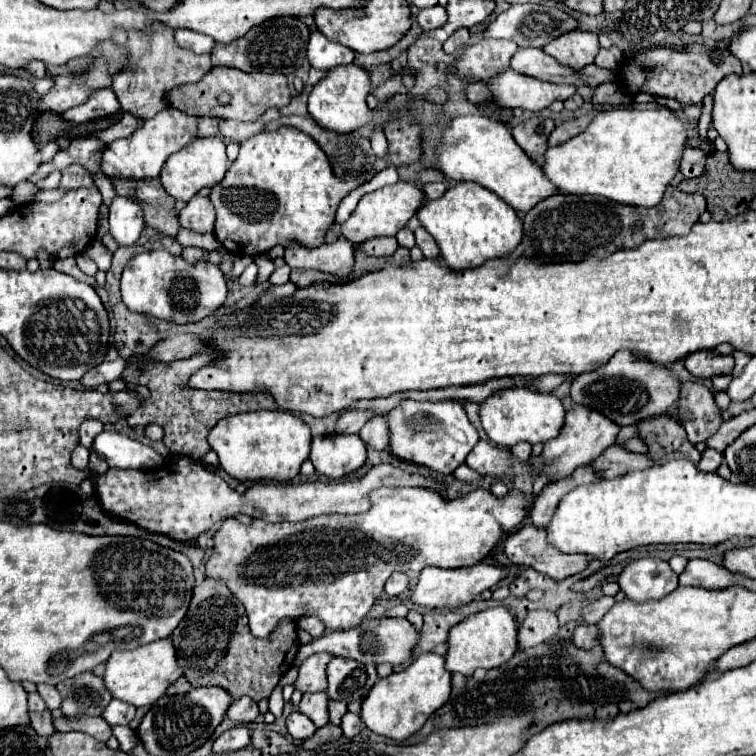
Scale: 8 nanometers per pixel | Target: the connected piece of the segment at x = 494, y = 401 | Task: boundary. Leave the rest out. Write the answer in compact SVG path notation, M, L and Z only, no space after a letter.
M512 387L492 393L486 401L480 403L478 413L488 439L500 447L512 447L520 441L528 441L532 445L546 443L560 433L566 415L558 397L548 393L538 393L528 387Z

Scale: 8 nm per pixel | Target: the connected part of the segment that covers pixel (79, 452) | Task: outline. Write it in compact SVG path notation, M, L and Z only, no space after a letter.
M78 445L78 447L74 449L74 453L72 453L72 465L74 465L76 469L86 469L86 467L88 467L88 455L90 455L90 451L88 451L86 447Z

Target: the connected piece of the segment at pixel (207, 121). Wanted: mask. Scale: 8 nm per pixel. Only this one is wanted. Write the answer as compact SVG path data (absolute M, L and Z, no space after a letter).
M204 117L198 121L198 133L200 137L214 137L218 135L218 119L214 117Z

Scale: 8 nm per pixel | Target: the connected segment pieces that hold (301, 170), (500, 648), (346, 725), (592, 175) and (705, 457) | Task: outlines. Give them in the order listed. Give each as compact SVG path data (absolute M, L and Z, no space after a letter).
M294 127L262 131L240 145L238 159L226 177L212 187L210 201L216 209L214 235L230 253L250 257L290 241L318 247L334 223L342 197L369 180L369 175L370 171L347 179L336 177L318 143Z
M498 605L492 609L478 611L466 619L462 619L458 625L454 625L448 633L448 653L446 653L446 669L450 673L462 673L472 675L478 667L482 669L494 669L506 663L518 649L516 643L516 631L518 623L512 617L512 613Z
M346 713L346 715L342 717L342 723L340 723L340 727L342 727L342 733L344 733L344 737L352 739L354 735L358 735L358 733L360 733L362 721L360 721L360 717L358 717L356 713Z
M666 107L658 109L606 109L598 113L586 131L568 139L558 147L546 151L544 173L556 183L558 191L572 195L602 195L606 199L634 205L634 207L652 207L660 203L664 189L670 185L674 175L680 169L680 159L686 149L686 127L684 123Z
M706 449L706 451L702 453L702 459L700 459L700 463L698 463L698 469L700 469L700 471L716 471L722 461L724 461L724 455L722 455L722 453L712 451L712 449Z

